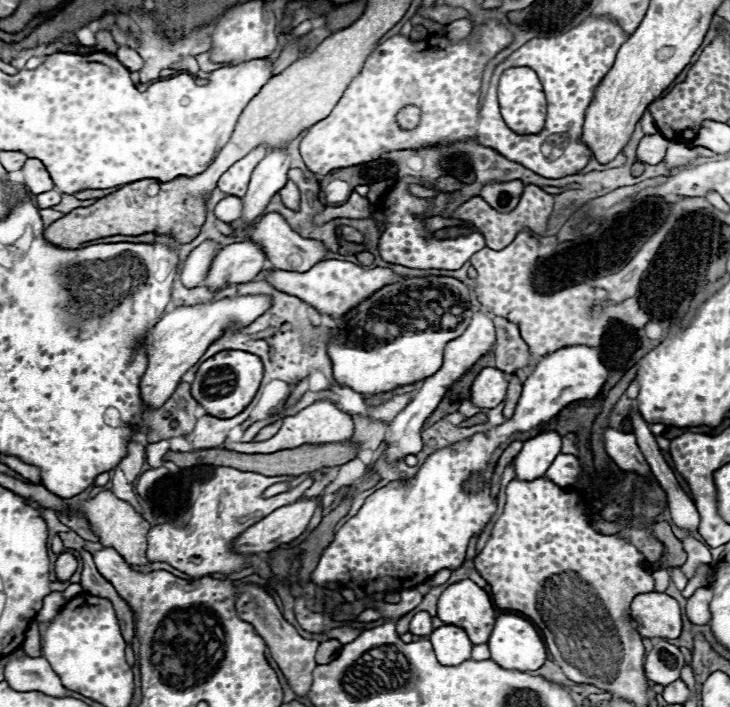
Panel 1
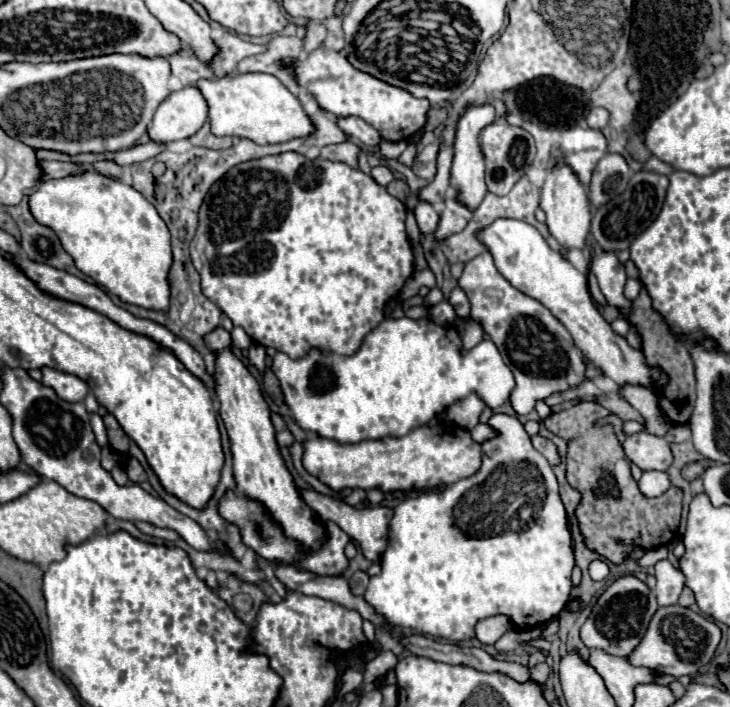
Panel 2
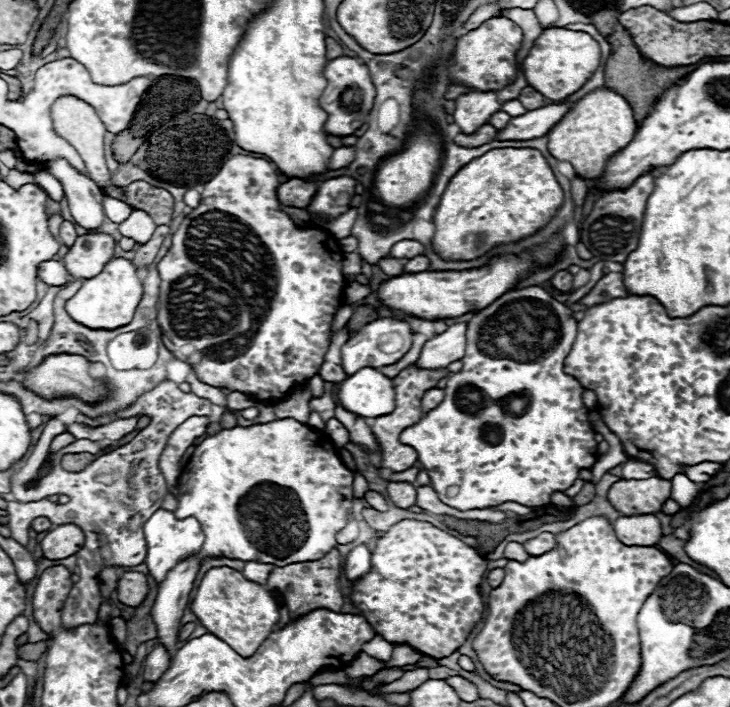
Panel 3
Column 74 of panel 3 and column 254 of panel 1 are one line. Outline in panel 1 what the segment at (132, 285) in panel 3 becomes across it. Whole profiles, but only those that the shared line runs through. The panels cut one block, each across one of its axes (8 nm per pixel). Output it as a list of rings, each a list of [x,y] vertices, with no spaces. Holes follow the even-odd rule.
[[[246,294],[246,296],[230,296],[222,300],[200,302],[194,306],[176,306],[174,310],[166,312],[160,322],[148,332],[144,344],[148,350],[148,368],[140,382],[142,400],[150,408],[162,406],[180,384],[180,378],[192,368],[206,348],[222,338],[226,330],[240,330],[252,324],[260,314],[268,312],[272,306],[272,298],[266,294]]]

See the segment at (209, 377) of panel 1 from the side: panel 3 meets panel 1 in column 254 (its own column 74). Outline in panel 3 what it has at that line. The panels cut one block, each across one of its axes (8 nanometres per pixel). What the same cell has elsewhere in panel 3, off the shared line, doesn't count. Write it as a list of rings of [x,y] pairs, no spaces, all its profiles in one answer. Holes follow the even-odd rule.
[[[56,354],[46,358],[38,368],[26,372],[24,376],[24,386],[28,390],[34,390],[36,394],[44,396],[44,398],[54,398],[54,396],[78,396],[86,402],[96,402],[102,400],[102,396],[106,394],[106,388],[102,384],[102,380],[94,380],[88,374],[88,366],[90,362],[82,356],[72,356],[72,354]]]

